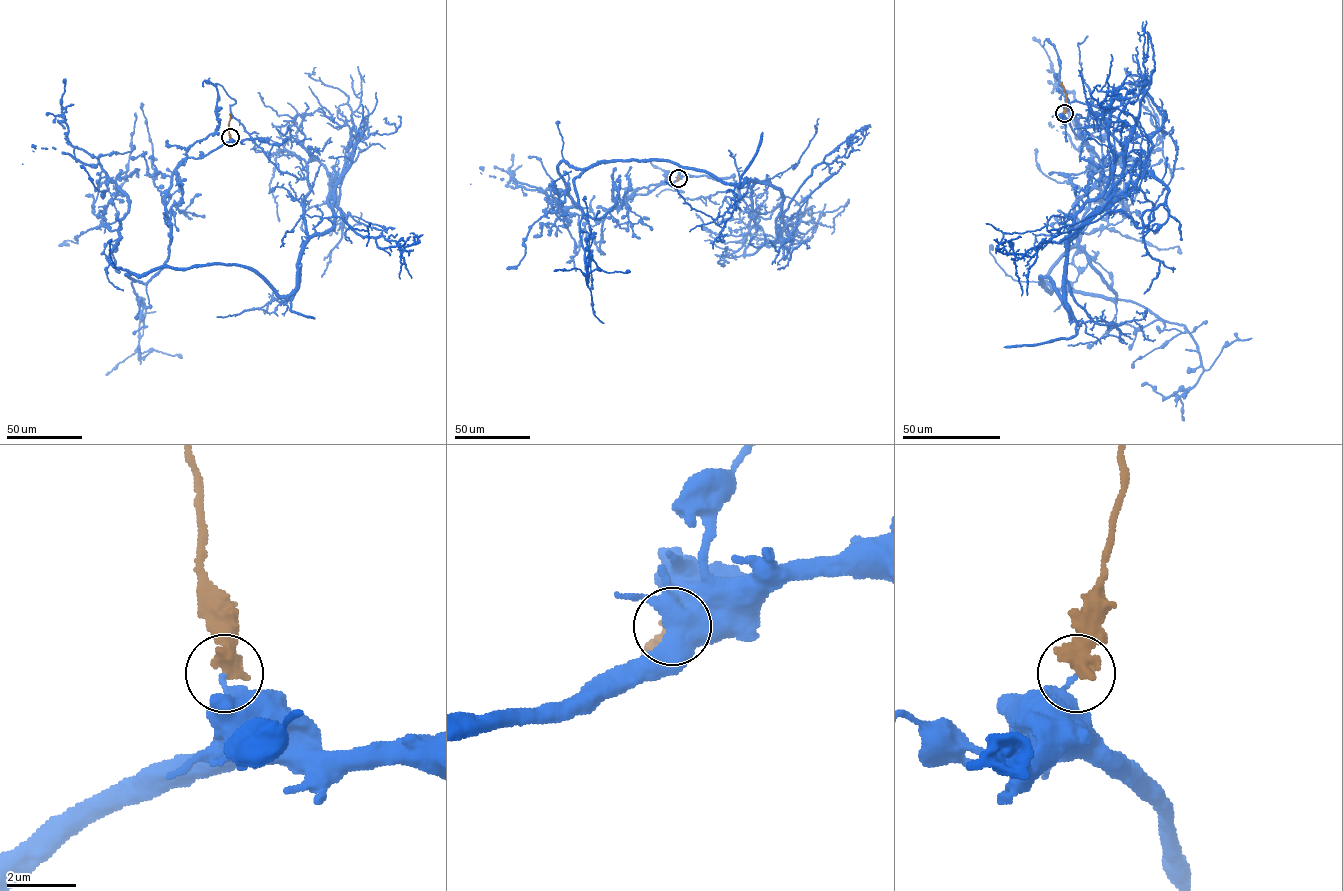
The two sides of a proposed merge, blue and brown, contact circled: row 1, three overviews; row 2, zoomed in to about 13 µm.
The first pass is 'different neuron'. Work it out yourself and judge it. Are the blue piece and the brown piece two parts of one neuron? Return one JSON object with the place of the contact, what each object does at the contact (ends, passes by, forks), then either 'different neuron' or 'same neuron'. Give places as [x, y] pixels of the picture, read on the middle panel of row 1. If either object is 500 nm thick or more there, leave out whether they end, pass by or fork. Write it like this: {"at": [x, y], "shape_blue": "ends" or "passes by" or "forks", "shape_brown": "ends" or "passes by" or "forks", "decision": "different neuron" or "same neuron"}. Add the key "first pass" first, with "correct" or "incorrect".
{"first pass": "correct", "at": [678, 178], "decision": "different neuron"}

